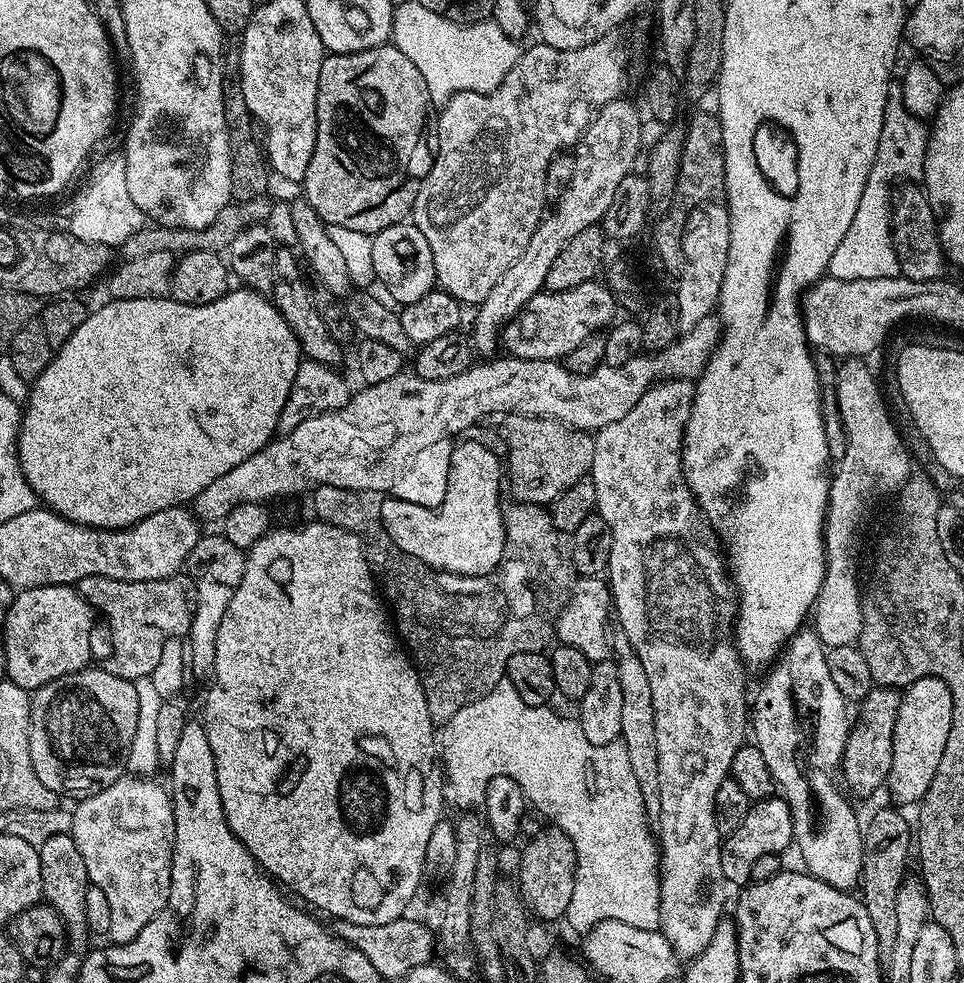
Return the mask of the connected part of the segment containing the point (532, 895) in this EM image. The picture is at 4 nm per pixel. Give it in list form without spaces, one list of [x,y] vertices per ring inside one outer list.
[[[551,826],[545,827],[545,832],[540,832],[528,845],[524,848],[524,857],[520,860],[520,888],[518,888],[519,895],[522,897],[524,903],[527,905],[527,910],[533,917],[536,916],[540,920],[556,920],[567,913],[570,906],[570,894],[574,894],[574,878],[576,877],[576,851],[574,850],[574,842],[570,842],[570,838],[561,828],[553,828]]]

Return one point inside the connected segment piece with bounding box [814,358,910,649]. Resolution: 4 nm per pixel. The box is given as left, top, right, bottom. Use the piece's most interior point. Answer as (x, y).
(876, 461)

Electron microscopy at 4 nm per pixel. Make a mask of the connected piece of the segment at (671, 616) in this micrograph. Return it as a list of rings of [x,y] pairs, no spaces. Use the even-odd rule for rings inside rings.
[[[661,380],[646,390],[642,398],[626,414],[626,418],[618,418],[618,422],[610,422],[610,426],[599,429],[594,436],[594,462],[590,479],[596,491],[596,512],[610,526],[610,562],[606,569],[606,583],[612,590],[612,607],[614,618],[620,622],[619,631],[628,639],[630,646],[636,651],[638,662],[646,670],[646,682],[650,682],[650,699],[654,702],[654,738],[658,746],[658,790],[660,791],[660,832],[658,828],[658,871],[660,874],[660,926],[670,946],[681,961],[691,962],[710,946],[710,938],[714,938],[714,930],[725,915],[724,903],[728,900],[730,885],[722,874],[722,833],[716,825],[716,791],[722,782],[729,779],[732,771],[734,754],[746,743],[750,732],[750,704],[744,701],[744,671],[746,665],[740,659],[736,649],[736,613],[738,611],[738,593],[732,583],[729,565],[718,547],[715,528],[709,524],[701,512],[696,495],[684,477],[682,466],[682,450],[684,449],[684,431],[692,405],[694,384],[691,380]]]

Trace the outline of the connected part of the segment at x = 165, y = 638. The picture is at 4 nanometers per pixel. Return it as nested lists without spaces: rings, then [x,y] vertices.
[[[177,574],[165,580],[154,582],[118,582],[114,578],[91,576],[82,578],[78,591],[97,613],[104,615],[108,623],[108,632],[112,635],[112,661],[106,664],[110,674],[118,674],[118,678],[135,681],[143,676],[151,676],[154,666],[158,666],[158,658],[162,658],[162,646],[175,636],[187,637],[192,629],[192,614],[196,606],[196,584],[192,576]]]

